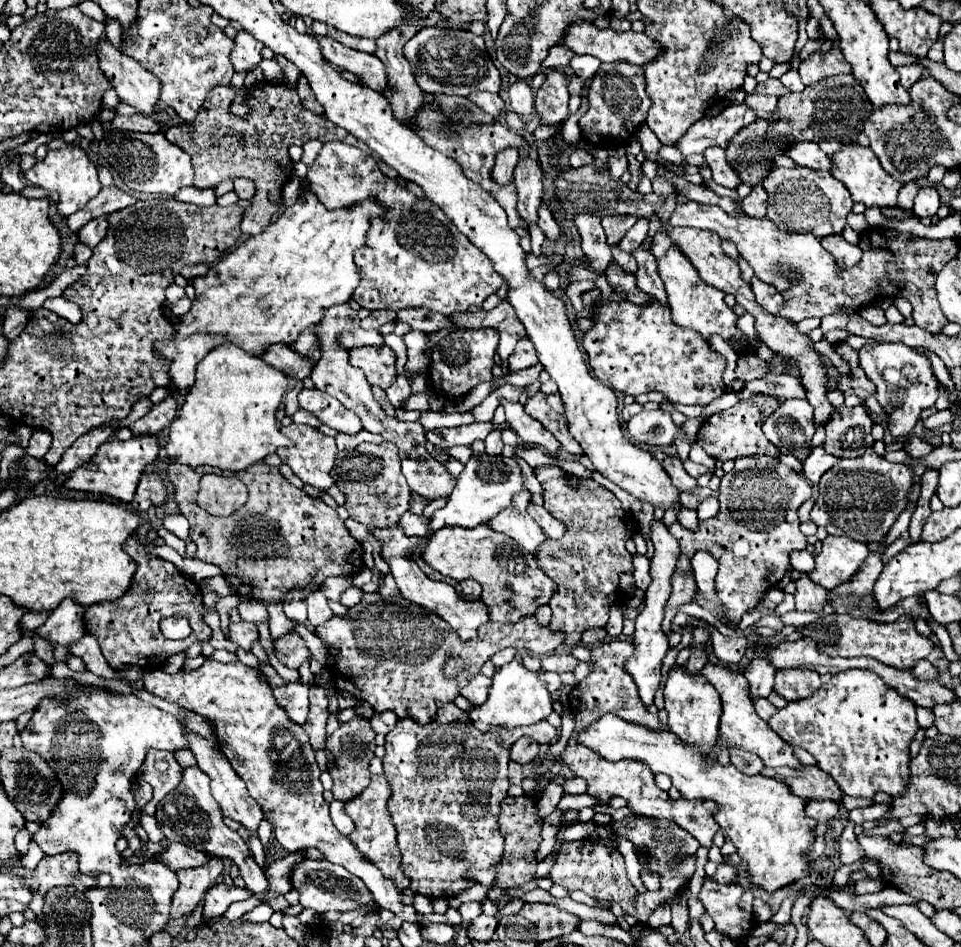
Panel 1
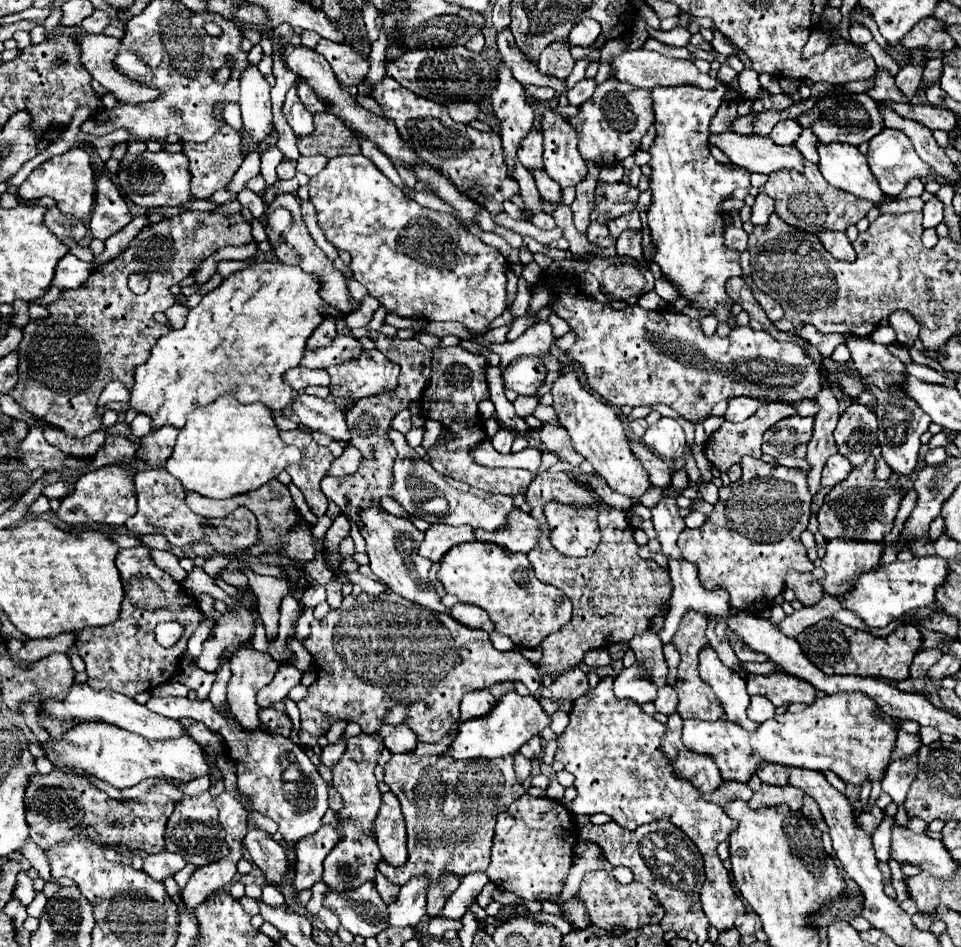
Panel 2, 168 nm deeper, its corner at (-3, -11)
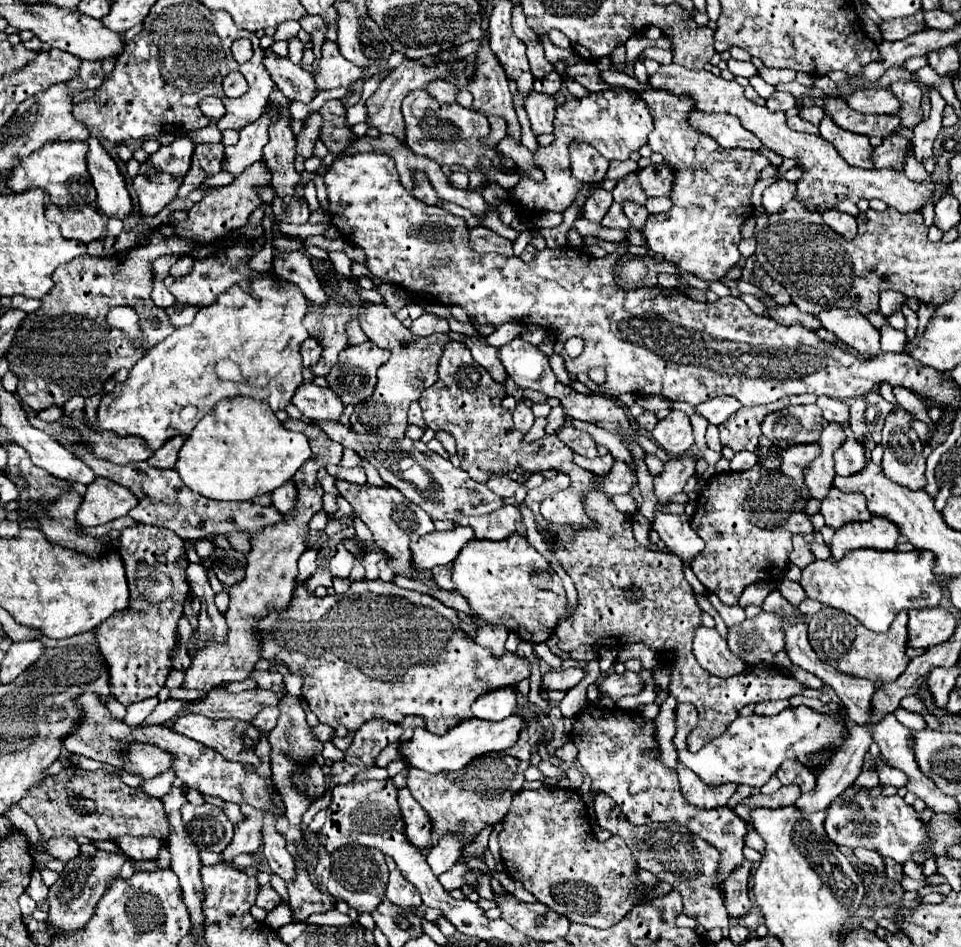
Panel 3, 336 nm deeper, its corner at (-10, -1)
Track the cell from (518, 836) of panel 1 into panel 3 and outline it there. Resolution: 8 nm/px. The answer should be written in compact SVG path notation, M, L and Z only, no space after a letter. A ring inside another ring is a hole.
M559 786L521 790L513 796L499 836L507 874L521 882L541 904L567 916L571 922L607 928L619 922L635 904L637 862L627 844L611 836L607 842L593 838L581 794Z

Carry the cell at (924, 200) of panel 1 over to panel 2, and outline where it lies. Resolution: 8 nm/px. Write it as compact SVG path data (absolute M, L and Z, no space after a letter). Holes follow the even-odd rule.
M932 198L924 204L924 228L936 228L944 220L944 204L938 198Z

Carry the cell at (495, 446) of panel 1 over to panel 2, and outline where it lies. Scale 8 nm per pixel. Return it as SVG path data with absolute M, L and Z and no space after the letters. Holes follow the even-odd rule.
M502 428L502 430L492 438L492 446L494 446L500 454L510 454L510 446L512 446L514 438L516 438L514 432L508 432L506 428Z

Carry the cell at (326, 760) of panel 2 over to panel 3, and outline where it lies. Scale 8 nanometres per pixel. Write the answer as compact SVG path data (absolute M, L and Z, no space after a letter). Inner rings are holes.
M325 742L325 746L323 746L323 758L325 760L343 760L345 758L345 752L343 750L339 750L339 748L335 748L335 744L333 742Z

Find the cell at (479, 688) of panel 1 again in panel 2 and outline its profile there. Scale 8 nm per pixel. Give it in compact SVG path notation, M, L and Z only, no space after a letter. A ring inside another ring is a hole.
M488 690L468 692L462 698L462 706L460 706L462 720L472 720L472 718L486 716L494 706L496 706L496 698Z

